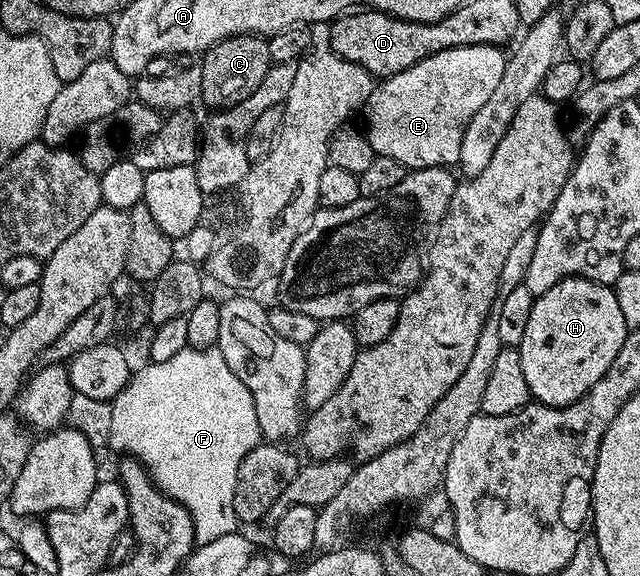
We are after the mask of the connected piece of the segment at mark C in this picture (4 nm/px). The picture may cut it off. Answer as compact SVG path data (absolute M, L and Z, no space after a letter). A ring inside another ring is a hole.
M233 35L227 39L222 39L216 45L212 45L206 51L201 52L200 59L202 59L200 60L201 102L207 103L210 109L240 105L240 101L244 101L244 97L249 97L260 86L260 81L264 81L264 77L272 65L266 39L261 35Z

